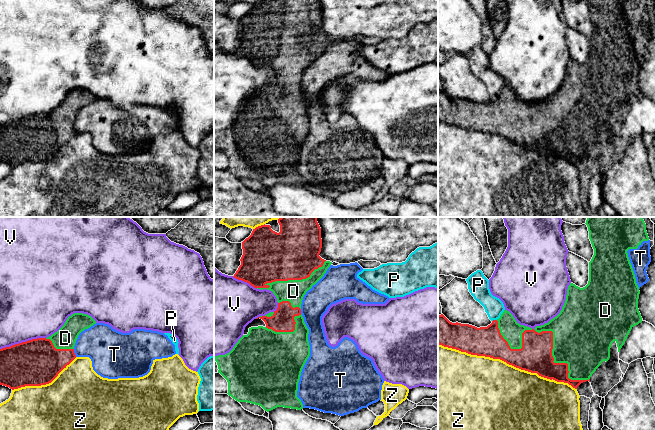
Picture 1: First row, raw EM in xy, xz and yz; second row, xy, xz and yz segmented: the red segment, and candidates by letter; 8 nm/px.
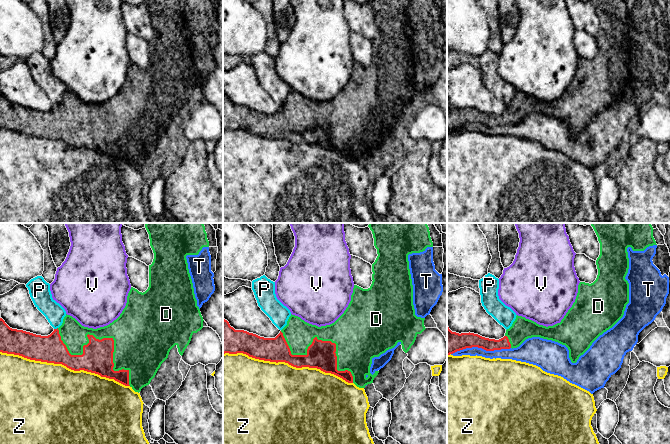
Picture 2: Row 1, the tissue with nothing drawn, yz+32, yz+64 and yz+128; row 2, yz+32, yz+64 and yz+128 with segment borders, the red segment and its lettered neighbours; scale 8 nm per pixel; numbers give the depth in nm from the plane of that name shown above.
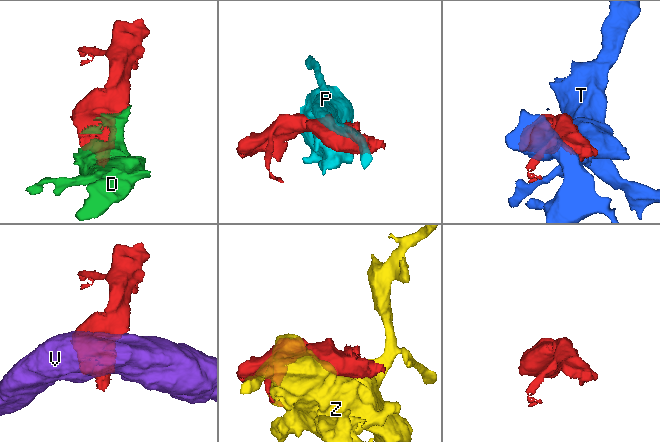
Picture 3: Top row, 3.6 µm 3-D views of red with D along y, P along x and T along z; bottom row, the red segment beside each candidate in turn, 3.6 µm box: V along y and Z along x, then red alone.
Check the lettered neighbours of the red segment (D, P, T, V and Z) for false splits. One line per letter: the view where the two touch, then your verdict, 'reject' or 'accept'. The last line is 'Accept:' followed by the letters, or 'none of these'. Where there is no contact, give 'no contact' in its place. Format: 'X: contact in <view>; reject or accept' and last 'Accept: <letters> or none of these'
D: contact in yz; accept
P: contact in yz; reject
T: contact in xy; reject
V: contact in xy; reject
Z: contact in yz; reject
Accept: D

